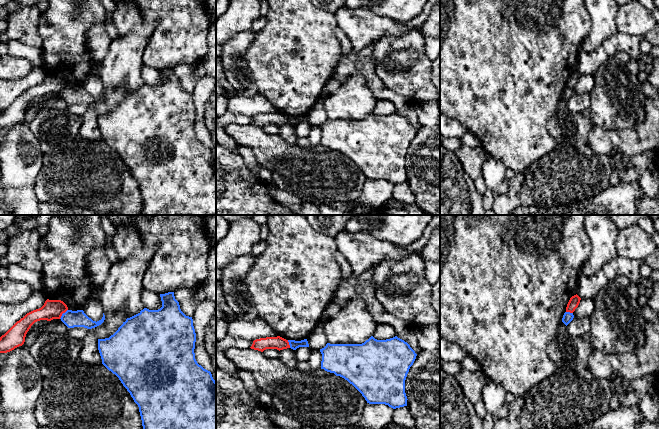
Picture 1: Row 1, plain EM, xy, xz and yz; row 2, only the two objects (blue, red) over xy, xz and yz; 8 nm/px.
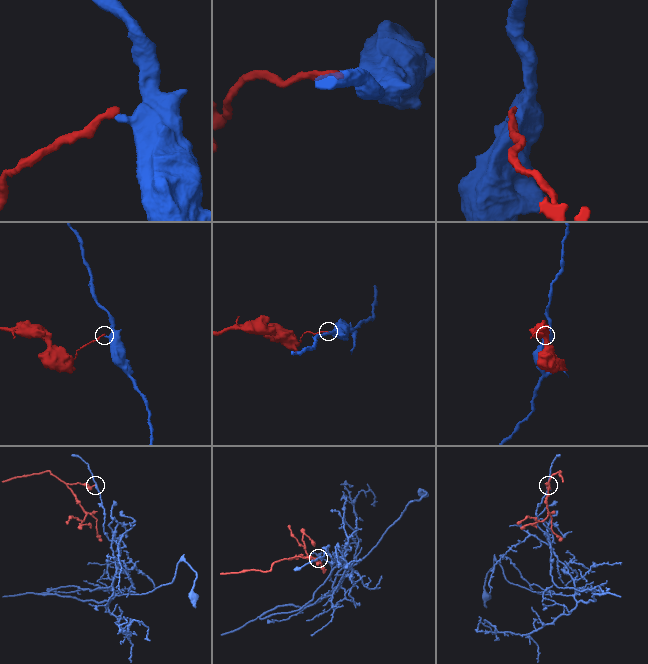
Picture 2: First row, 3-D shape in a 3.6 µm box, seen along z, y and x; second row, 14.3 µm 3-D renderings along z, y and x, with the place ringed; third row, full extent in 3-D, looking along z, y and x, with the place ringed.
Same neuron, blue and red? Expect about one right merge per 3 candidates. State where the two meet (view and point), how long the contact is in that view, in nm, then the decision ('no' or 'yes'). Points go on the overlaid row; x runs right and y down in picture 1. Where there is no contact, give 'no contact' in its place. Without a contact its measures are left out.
xy (62, 314) | 100 nm | no

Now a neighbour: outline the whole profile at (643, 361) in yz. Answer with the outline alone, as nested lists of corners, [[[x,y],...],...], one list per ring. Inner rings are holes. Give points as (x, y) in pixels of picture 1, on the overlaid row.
[[[659,311],[657,322],[647,322],[644,345],[629,353],[602,353],[593,349],[587,369],[599,379],[611,381],[614,375],[628,382],[653,374],[659,394]]]

